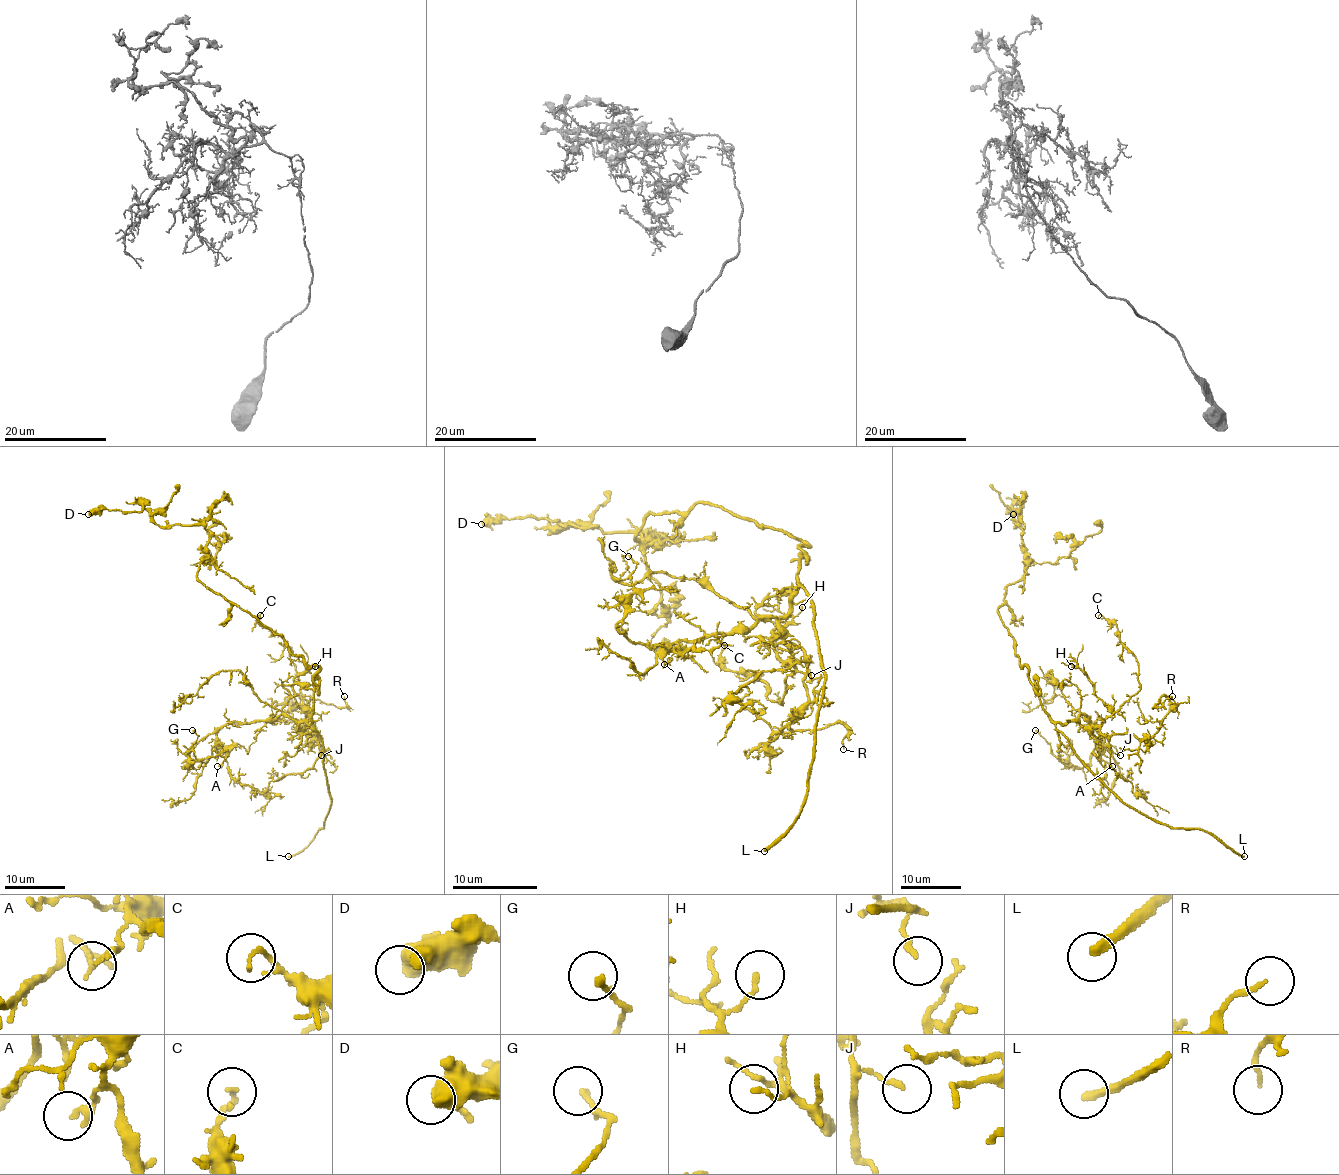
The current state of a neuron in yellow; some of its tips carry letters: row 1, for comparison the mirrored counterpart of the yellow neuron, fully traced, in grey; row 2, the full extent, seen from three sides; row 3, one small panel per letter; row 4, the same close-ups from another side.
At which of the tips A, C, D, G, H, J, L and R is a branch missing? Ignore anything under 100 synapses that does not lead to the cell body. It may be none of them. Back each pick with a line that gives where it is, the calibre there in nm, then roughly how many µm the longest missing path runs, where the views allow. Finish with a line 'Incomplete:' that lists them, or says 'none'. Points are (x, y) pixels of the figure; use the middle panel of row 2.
L: at (764, 851); 280 nm thick; about 25 µm are missing
Incomplete: L

